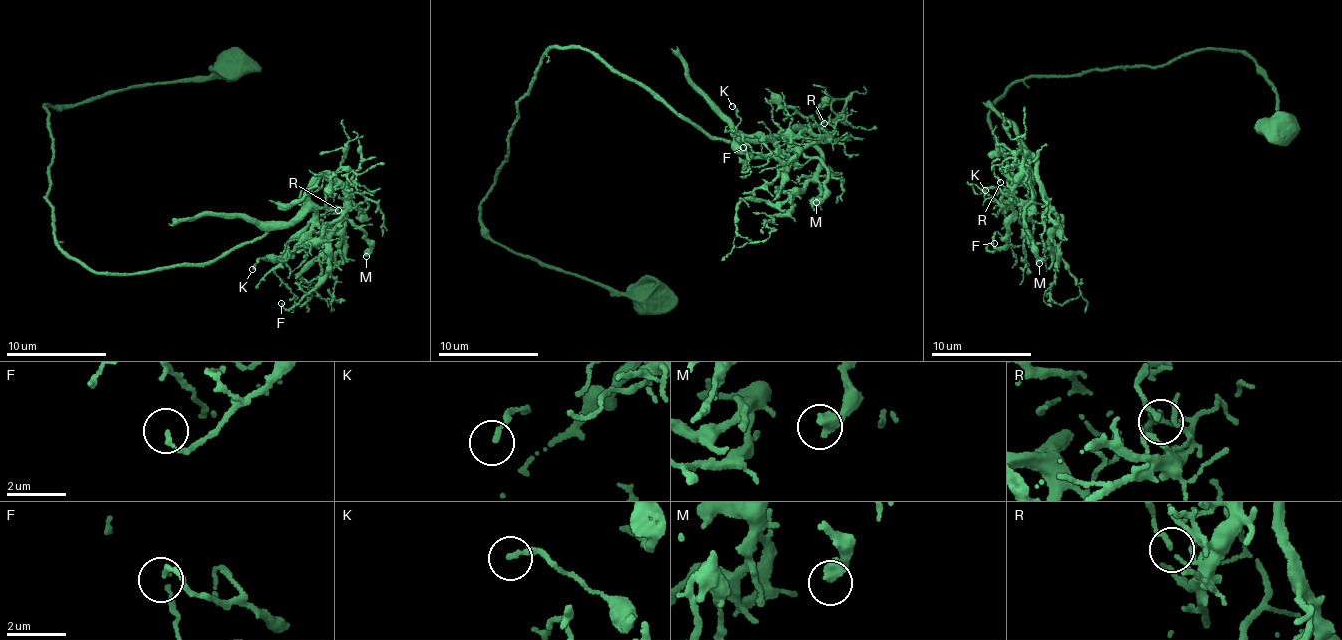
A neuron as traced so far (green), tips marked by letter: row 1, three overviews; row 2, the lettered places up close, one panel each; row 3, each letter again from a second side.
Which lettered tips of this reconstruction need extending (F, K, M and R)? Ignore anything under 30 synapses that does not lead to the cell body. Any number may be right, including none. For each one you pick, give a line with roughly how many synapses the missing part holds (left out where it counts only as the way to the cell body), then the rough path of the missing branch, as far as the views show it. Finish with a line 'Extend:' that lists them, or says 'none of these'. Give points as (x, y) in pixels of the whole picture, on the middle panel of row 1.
Extend: none of these

